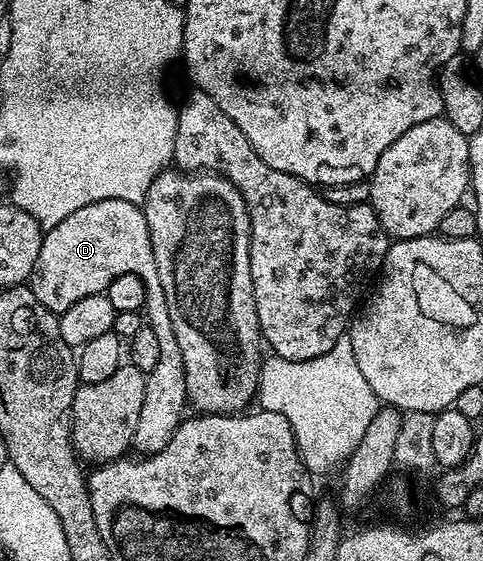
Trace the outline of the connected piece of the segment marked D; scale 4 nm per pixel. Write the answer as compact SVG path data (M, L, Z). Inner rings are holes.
M104 199L100 203L80 207L80 211L72 211L68 219L60 219L58 225L43 232L40 255L30 274L28 286L44 307L61 315L78 300L101 294L104 279L116 275L140 275L144 281L144 321L149 329L156 331L156 340L159 341L159 362L146 374L144 403L140 407L140 419L136 423L132 446L135 454L151 457L172 443L172 435L176 435L182 426L188 402L184 359L176 333L172 330L168 299L164 296L164 287L160 287L160 271L156 271L156 255L152 255L152 241L143 206L124 199Z

